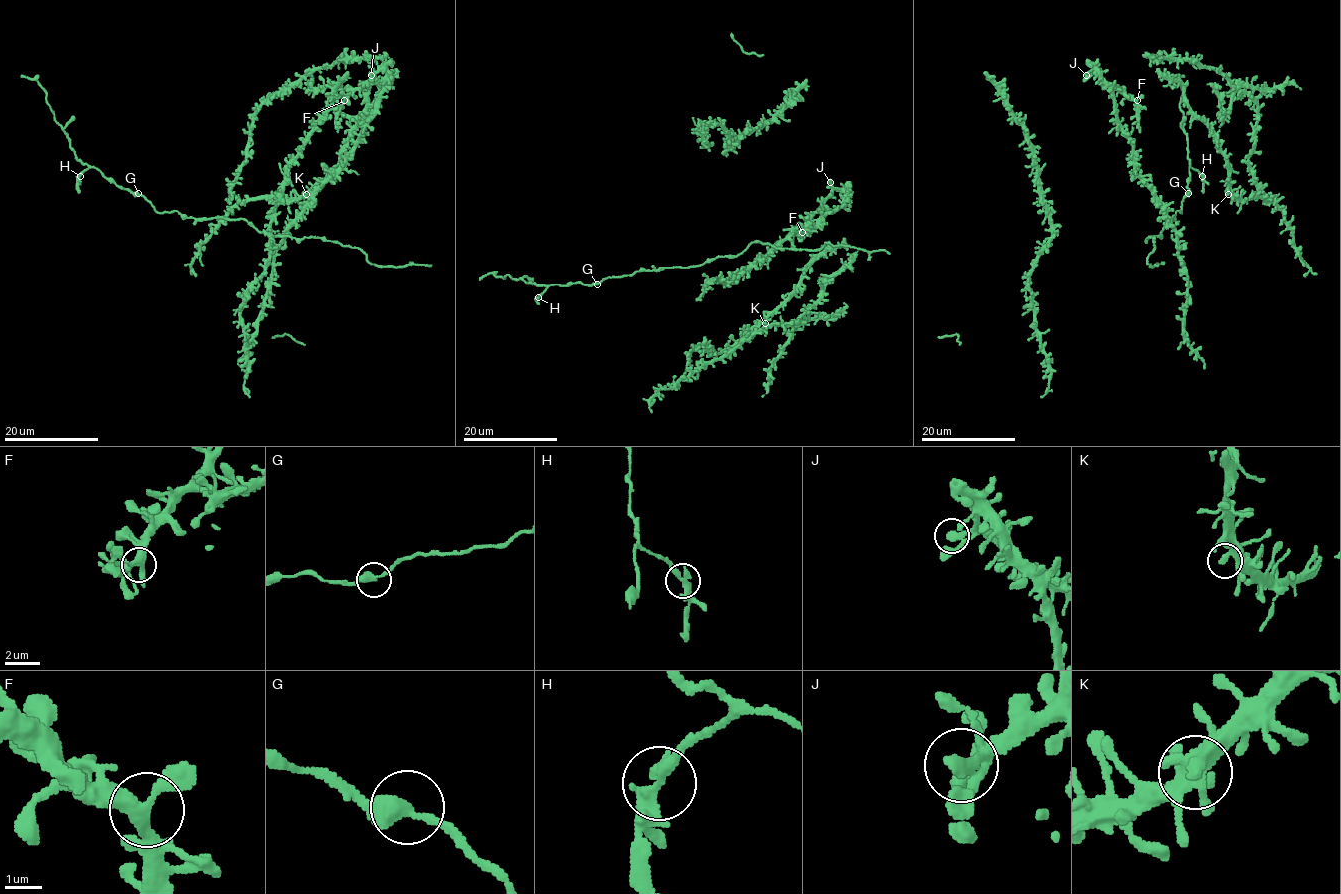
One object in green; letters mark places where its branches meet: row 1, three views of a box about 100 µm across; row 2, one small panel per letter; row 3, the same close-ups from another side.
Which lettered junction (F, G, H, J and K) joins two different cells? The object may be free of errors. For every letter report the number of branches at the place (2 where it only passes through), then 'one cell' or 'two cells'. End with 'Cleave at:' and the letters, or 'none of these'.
F: branches 3; one cell
G: branches 2; one cell
H: branches 2; two cells
J: branches 2; one cell
K: branches 2; one cell
Cleave at: H

